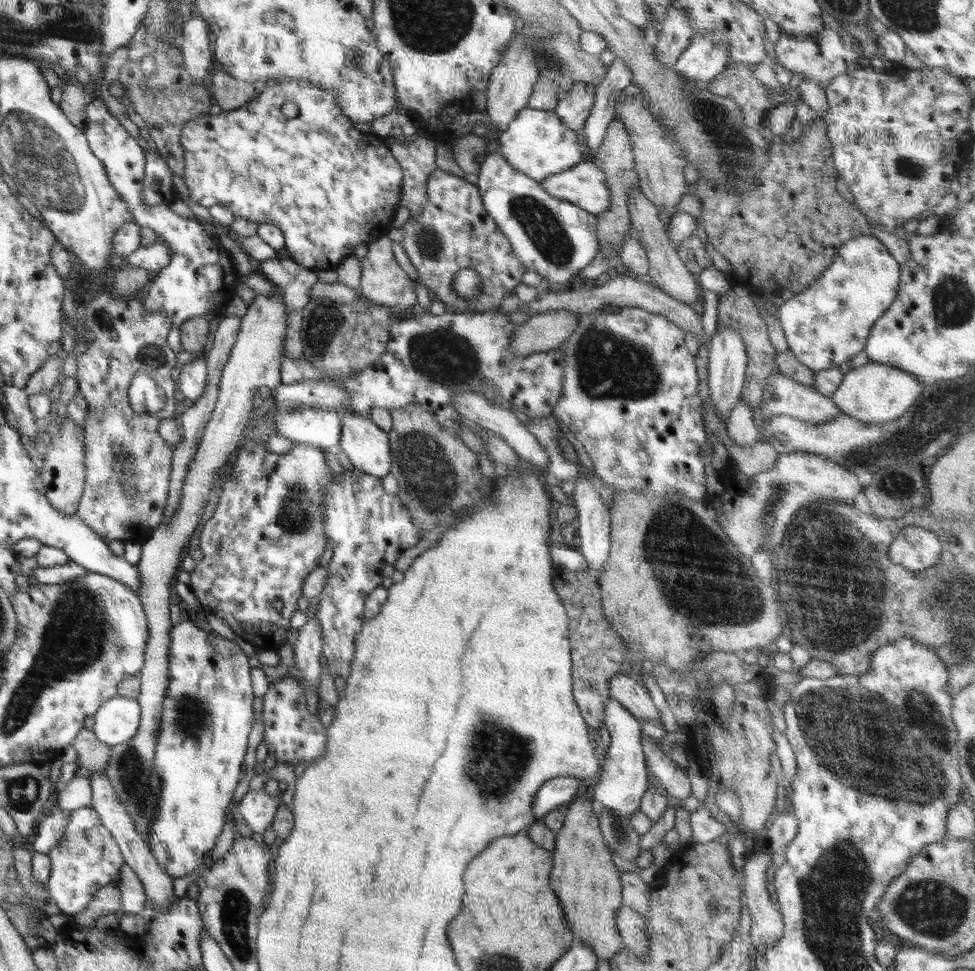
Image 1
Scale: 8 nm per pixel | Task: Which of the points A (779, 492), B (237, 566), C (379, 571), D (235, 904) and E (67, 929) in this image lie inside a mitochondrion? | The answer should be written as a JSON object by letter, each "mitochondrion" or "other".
{"A":"mitochondrion","B":"other","C":"other","D":"mitochondrion","E":"other"}

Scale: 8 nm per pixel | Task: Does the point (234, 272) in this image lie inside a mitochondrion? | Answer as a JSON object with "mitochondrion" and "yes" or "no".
{"mitochondrion":"no"}

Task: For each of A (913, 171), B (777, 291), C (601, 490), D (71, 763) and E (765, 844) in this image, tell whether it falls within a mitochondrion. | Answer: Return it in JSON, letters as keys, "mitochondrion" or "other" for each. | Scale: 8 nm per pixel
{"A":"mitochondrion","B":"other","C":"other","D":"other","E":"other"}

